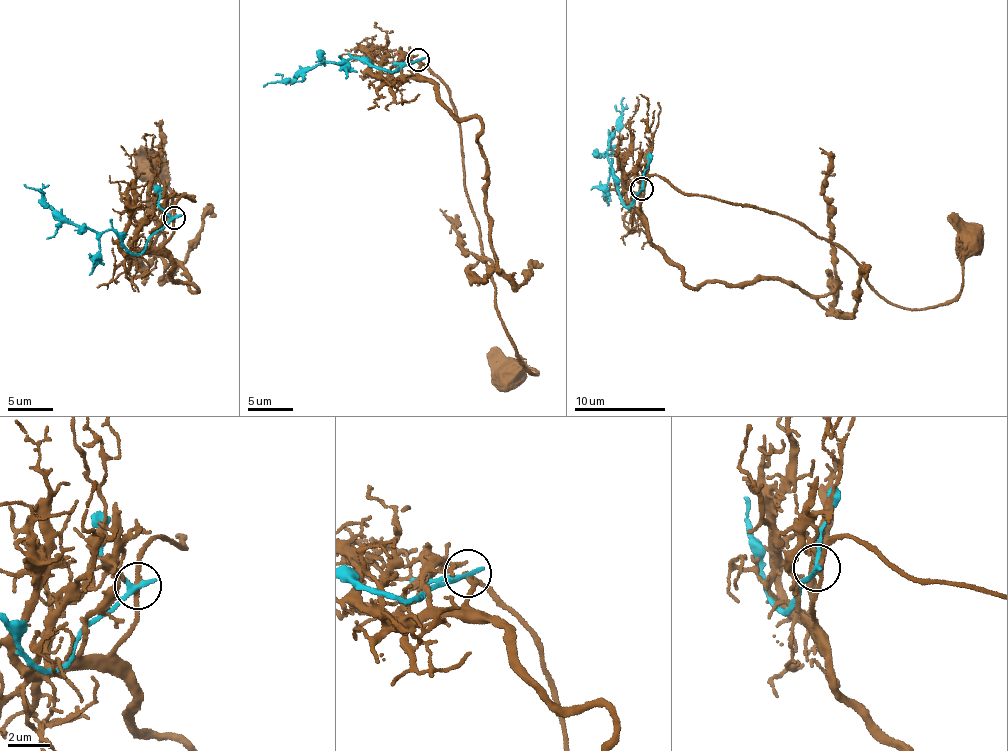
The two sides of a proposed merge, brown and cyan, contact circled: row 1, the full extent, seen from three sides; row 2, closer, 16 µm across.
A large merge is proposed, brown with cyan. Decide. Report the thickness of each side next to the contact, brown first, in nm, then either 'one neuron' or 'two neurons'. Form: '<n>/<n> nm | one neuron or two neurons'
160/240 nm | two neurons

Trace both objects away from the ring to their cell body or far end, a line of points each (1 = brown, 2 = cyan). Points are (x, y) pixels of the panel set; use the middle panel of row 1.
1: (419, 61), (446, 88), (498, 314), (515, 356), (536, 375), (530, 366), (510, 374)
2: (419, 59), (387, 72), (354, 58), (340, 63), (320, 62), (282, 82), (263, 86)

